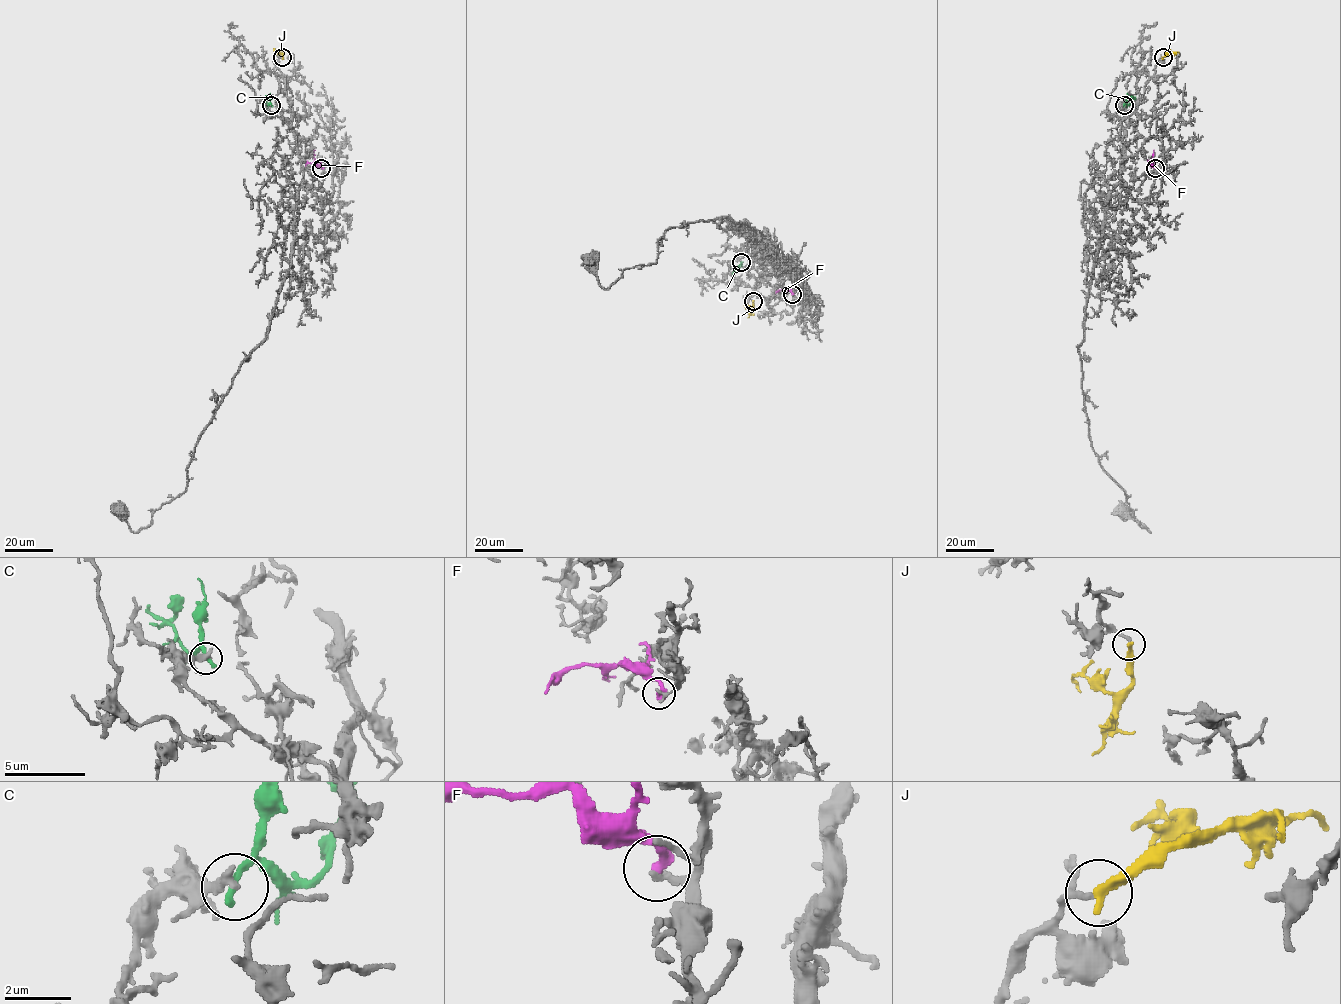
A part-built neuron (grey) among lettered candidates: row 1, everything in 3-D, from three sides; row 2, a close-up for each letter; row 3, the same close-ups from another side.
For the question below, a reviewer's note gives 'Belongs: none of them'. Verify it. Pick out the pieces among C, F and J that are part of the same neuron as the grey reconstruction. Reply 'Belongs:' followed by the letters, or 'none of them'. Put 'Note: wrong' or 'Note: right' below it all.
Belongs: J
Note: wrong

